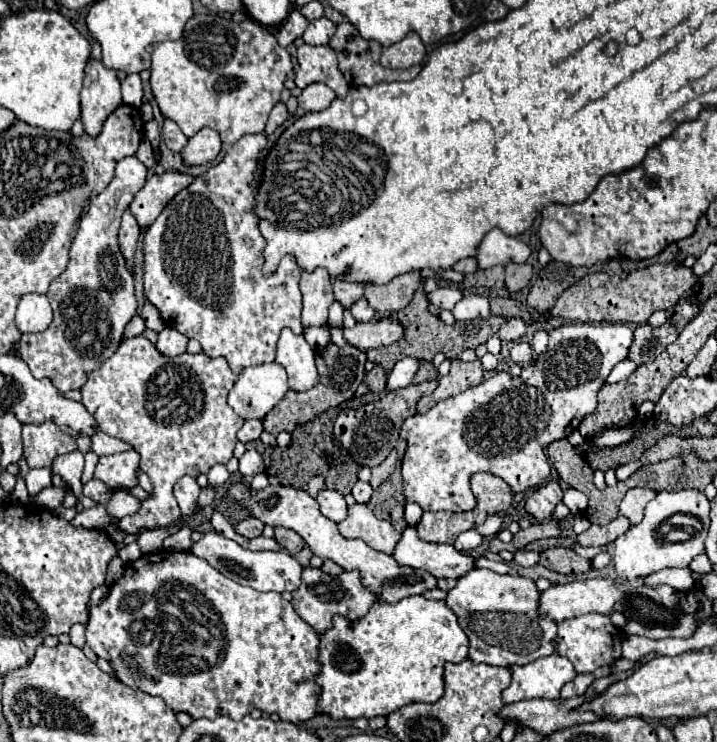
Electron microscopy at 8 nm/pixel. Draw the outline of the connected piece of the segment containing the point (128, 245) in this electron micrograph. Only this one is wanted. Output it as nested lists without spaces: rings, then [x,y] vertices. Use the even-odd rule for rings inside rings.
[[[126,209],[124,215],[122,215],[118,241],[120,241],[120,251],[122,251],[124,259],[126,259],[128,269],[132,269],[132,265],[134,265],[134,249],[136,249],[138,237],[140,237],[140,225],[138,225],[136,217],[132,217],[130,209]]]

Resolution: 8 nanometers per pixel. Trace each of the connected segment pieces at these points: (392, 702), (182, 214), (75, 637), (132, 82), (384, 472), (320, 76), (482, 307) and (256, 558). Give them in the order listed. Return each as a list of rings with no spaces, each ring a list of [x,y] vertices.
[[[422,595],[404,597],[398,603],[374,603],[370,611],[356,621],[334,617],[334,627],[320,637],[322,673],[316,681],[322,685],[318,707],[332,719],[358,719],[390,715],[410,703],[436,703],[444,695],[444,665],[460,663],[468,657],[468,635],[460,629],[458,617],[446,601],[430,601]]]
[[[262,133],[256,135],[244,135],[238,143],[232,145],[232,149],[224,155],[224,159],[210,167],[206,173],[198,175],[194,179],[194,183],[186,189],[182,189],[166,207],[164,211],[158,215],[158,219],[148,227],[148,231],[144,233],[144,293],[148,297],[148,301],[160,311],[164,323],[168,327],[174,327],[176,331],[180,331],[182,335],[186,335],[188,339],[198,339],[202,345],[202,351],[210,357],[226,357],[230,369],[238,375],[244,367],[250,365],[260,365],[260,363],[272,363],[274,355],[276,355],[276,341],[280,337],[280,331],[284,327],[292,329],[294,333],[302,333],[302,321],[300,321],[300,305],[302,305],[302,295],[298,289],[298,281],[300,281],[300,267],[296,263],[296,257],[286,255],[282,259],[282,263],[278,265],[278,271],[272,275],[266,275],[262,271],[264,265],[264,237],[260,233],[260,217],[256,217],[254,209],[256,209],[256,191],[254,191],[254,175],[256,175],[256,167],[258,167],[258,159],[260,159],[260,151],[268,145],[266,137]]]
[[[80,623],[73,625],[70,630],[69,637],[70,637],[70,642],[74,646],[82,649],[86,644],[85,625],[82,625]]]
[[[128,75],[122,81],[122,97],[126,105],[132,107],[140,107],[142,105],[142,83],[140,83],[140,75]]]
[[[392,449],[390,455],[386,457],[386,461],[382,461],[380,465],[372,467],[372,479],[370,479],[370,485],[376,489],[382,481],[386,481],[390,477],[390,473],[396,469],[398,465],[398,453]]]
[[[328,45],[298,47],[298,63],[300,63],[300,69],[296,71],[296,77],[294,77],[296,87],[304,89],[312,83],[324,83],[336,91],[338,99],[346,97],[348,83],[338,69],[336,53]]]
[[[466,295],[454,305],[452,315],[458,321],[470,321],[470,319],[476,319],[476,317],[488,317],[490,315],[488,299],[482,297],[482,295]]]
[[[216,531],[204,533],[202,539],[190,547],[190,553],[208,561],[214,569],[224,573],[228,579],[232,579],[240,585],[248,585],[262,593],[266,593],[266,591],[276,591],[276,593],[290,591],[292,593],[300,587],[300,581],[302,581],[304,567],[296,559],[292,559],[288,553],[284,553],[284,551],[248,551],[248,549],[242,549],[236,541],[230,541],[222,535],[218,535]]]

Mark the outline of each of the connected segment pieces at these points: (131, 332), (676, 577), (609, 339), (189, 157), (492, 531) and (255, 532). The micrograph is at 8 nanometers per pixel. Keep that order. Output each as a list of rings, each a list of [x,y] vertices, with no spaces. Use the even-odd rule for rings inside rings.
[[[136,315],[136,317],[128,323],[128,327],[126,327],[126,331],[124,331],[124,337],[136,337],[136,335],[142,335],[144,329],[146,329],[144,319],[142,319],[140,315]]]
[[[682,567],[682,569],[662,569],[658,573],[652,573],[644,579],[644,583],[648,587],[656,587],[658,583],[668,583],[676,589],[688,589],[688,587],[694,587],[694,581],[692,581],[692,571],[690,567]]]
[[[568,323],[554,327],[548,333],[548,351],[538,355],[532,367],[522,369],[522,375],[512,377],[510,373],[494,373],[480,385],[436,403],[428,413],[408,417],[400,429],[400,435],[408,443],[402,459],[406,499],[418,503],[424,511],[470,511],[476,503],[468,479],[476,471],[488,471],[504,477],[514,493],[542,485],[550,475],[544,449],[552,441],[564,439],[576,431],[580,421],[596,409],[598,389],[610,375],[612,367],[628,357],[632,333],[634,329],[626,323],[598,327],[590,323]]]
[[[204,127],[194,137],[188,139],[186,147],[182,149],[182,157],[184,157],[184,163],[188,165],[202,165],[202,163],[214,161],[220,149],[222,149],[220,135],[214,129]]]
[[[490,515],[482,525],[476,527],[478,533],[482,533],[484,537],[494,537],[496,533],[502,531],[502,517],[500,515]]]
[[[248,517],[248,519],[240,521],[234,529],[236,529],[238,535],[242,535],[242,537],[246,537],[246,539],[254,539],[254,537],[258,537],[258,535],[262,533],[262,527],[264,527],[264,523],[262,523],[260,519]]]

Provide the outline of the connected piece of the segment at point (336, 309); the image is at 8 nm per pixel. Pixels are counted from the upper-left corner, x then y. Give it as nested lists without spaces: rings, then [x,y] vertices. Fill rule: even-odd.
[[[334,301],[332,307],[330,307],[330,317],[328,317],[328,325],[336,325],[336,327],[342,327],[342,313],[344,313],[344,307]]]

